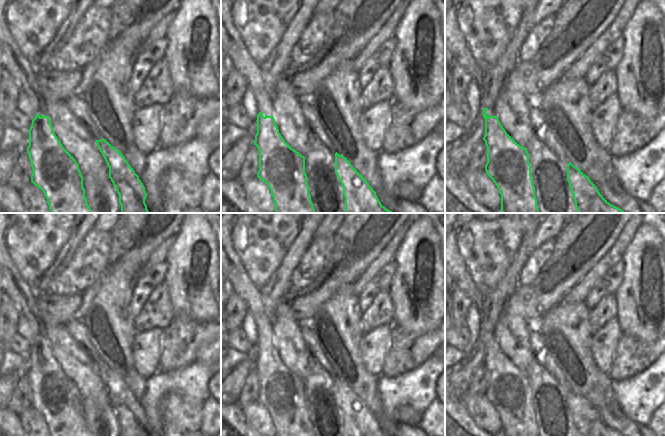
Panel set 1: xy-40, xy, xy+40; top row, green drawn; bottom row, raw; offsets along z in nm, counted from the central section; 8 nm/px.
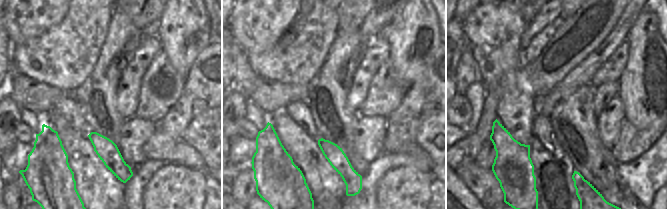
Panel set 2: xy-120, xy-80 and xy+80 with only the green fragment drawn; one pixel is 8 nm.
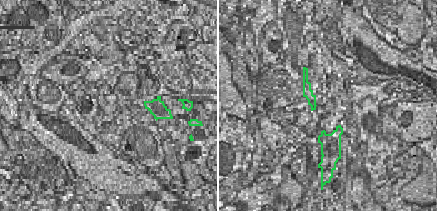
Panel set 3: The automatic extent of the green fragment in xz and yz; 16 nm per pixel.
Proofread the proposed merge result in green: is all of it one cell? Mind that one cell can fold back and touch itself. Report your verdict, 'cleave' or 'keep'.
cleave

